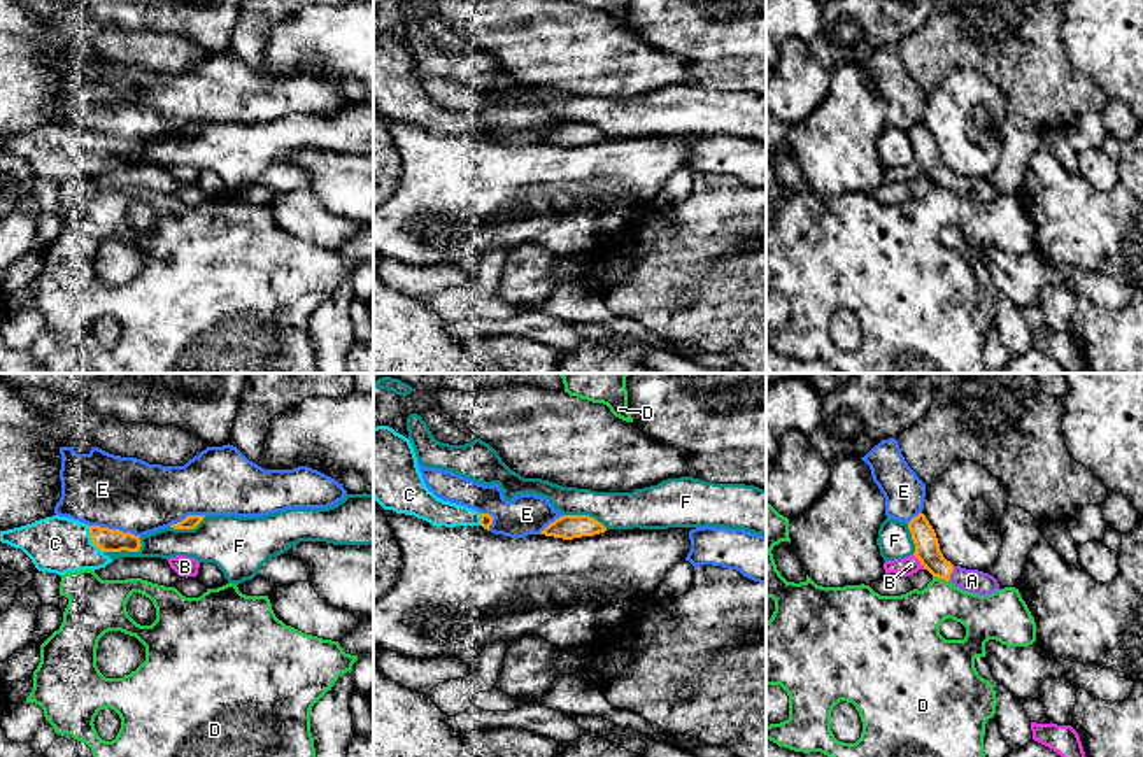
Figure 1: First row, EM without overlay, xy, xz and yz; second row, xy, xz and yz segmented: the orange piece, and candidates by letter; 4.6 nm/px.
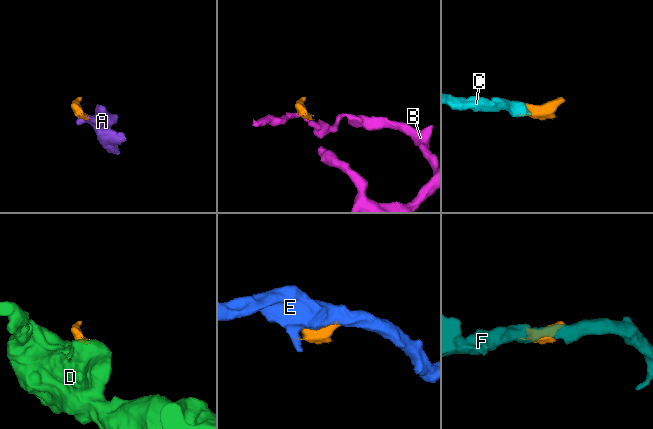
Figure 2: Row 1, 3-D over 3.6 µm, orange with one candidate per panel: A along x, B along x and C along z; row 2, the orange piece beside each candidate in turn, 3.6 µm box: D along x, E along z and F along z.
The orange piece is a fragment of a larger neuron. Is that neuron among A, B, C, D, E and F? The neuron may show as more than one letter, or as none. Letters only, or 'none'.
A, C

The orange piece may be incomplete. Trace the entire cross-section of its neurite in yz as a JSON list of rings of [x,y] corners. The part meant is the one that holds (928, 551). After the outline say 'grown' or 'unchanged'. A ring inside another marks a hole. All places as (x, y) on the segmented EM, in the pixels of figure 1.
[[[924,513],[913,517],[908,522],[908,529],[915,543],[913,555],[933,577],[947,580],[962,591],[982,596],[999,591],[999,584],[992,575],[978,570],[954,566],[950,561],[943,557],[936,533]]] | grown

